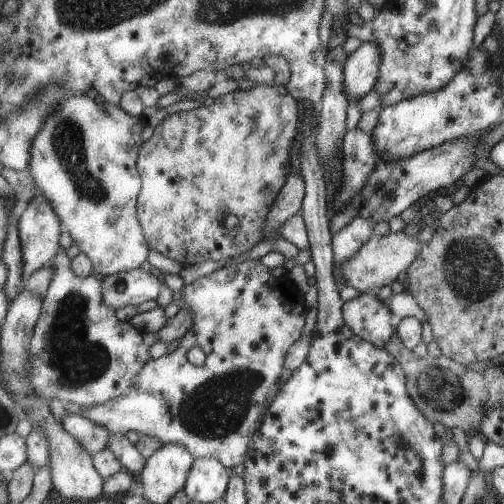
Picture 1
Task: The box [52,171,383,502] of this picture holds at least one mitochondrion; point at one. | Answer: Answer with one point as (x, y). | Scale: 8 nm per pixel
(213, 411)

